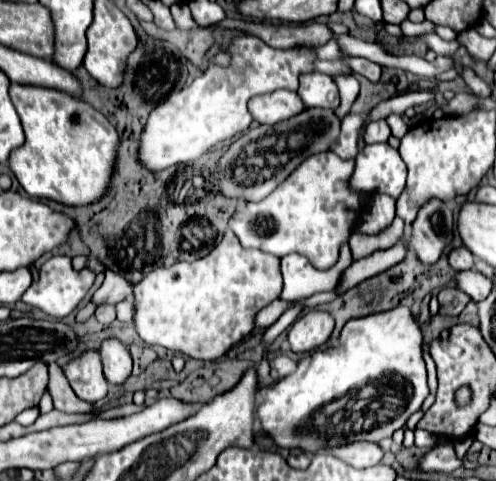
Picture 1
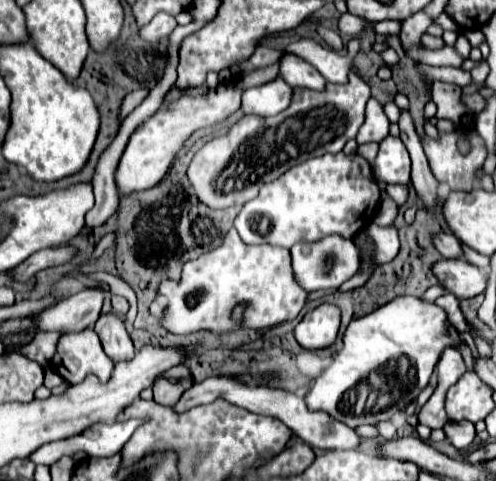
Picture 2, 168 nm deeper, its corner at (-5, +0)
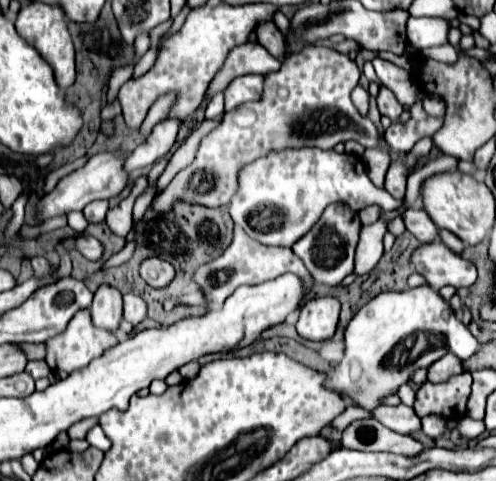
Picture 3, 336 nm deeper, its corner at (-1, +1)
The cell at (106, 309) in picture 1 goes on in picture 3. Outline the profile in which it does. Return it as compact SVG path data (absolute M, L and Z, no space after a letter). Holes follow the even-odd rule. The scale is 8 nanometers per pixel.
M134 293L124 295L124 313L122 313L122 317L126 321L130 321L132 325L138 325L146 319L146 313L148 313L148 305L142 297L138 297Z

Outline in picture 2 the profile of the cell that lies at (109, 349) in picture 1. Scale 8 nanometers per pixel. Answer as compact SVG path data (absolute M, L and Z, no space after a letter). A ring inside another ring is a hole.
M102 314L94 326L94 332L98 334L104 352L108 354L108 358L118 364L118 362L126 362L134 356L134 346L132 340L124 328L124 322L120 316L116 314Z

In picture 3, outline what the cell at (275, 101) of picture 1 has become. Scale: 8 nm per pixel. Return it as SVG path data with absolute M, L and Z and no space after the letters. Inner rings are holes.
M242 75L230 81L224 89L226 111L242 105L242 101L256 101L262 95L262 75Z

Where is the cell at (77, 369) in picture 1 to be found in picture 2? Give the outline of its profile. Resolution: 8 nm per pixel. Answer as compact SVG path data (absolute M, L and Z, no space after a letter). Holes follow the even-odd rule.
M86 328L60 338L52 368L70 384L80 384L88 374L98 376L100 382L108 382L114 364L104 354L96 332Z

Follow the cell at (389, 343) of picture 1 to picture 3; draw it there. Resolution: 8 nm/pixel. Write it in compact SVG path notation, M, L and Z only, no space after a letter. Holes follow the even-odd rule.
M420 285L408 291L400 293L380 293L374 299L370 299L348 323L346 327L346 355L344 359L330 371L330 379L326 381L326 387L332 391L342 393L344 397L358 401L366 409L374 409L380 405L382 397L394 395L394 391L408 383L412 373L418 367L430 367L436 359L450 353L454 349L454 355L458 359L468 359L478 351L476 337L468 331L468 327L454 315L448 301L440 297L436 289L430 289L430 285Z

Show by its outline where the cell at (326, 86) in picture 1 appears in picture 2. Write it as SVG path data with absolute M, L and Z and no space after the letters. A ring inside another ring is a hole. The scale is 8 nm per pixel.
M286 54L280 62L280 72L282 78L292 86L292 88L308 88L308 90L318 90L322 92L326 88L326 78L306 60Z

